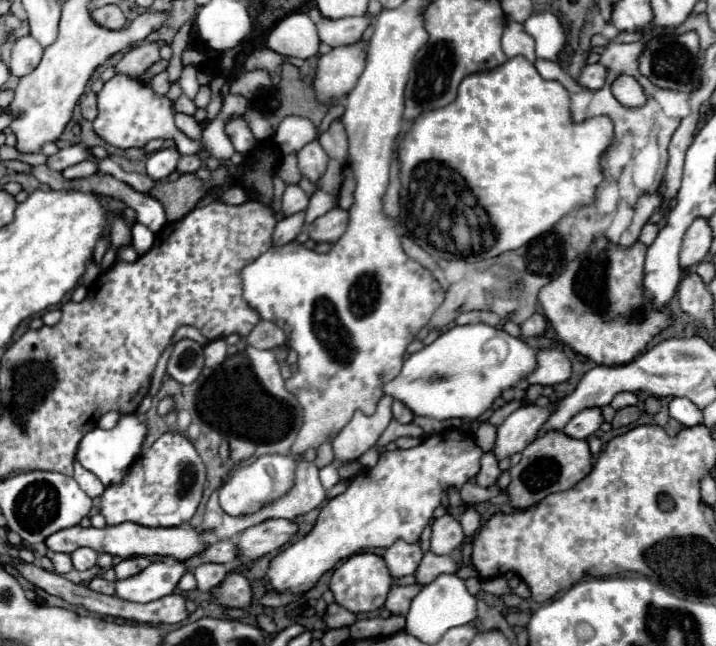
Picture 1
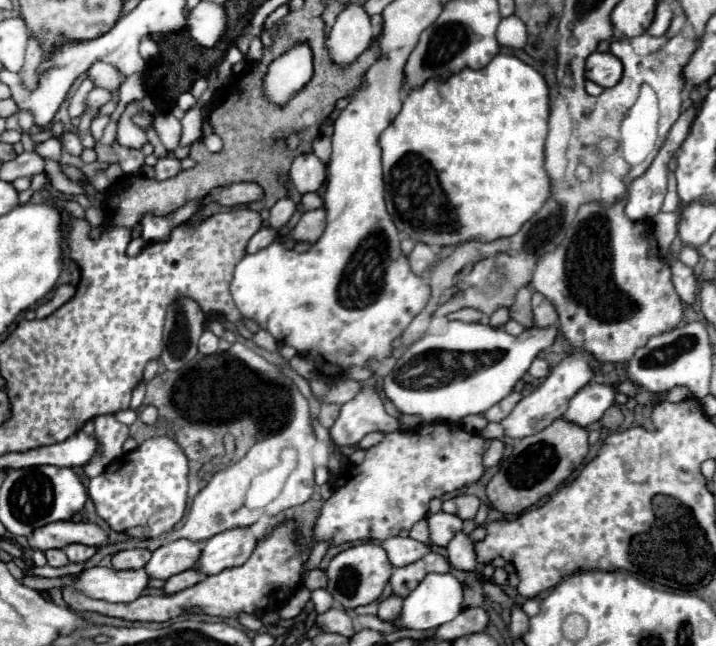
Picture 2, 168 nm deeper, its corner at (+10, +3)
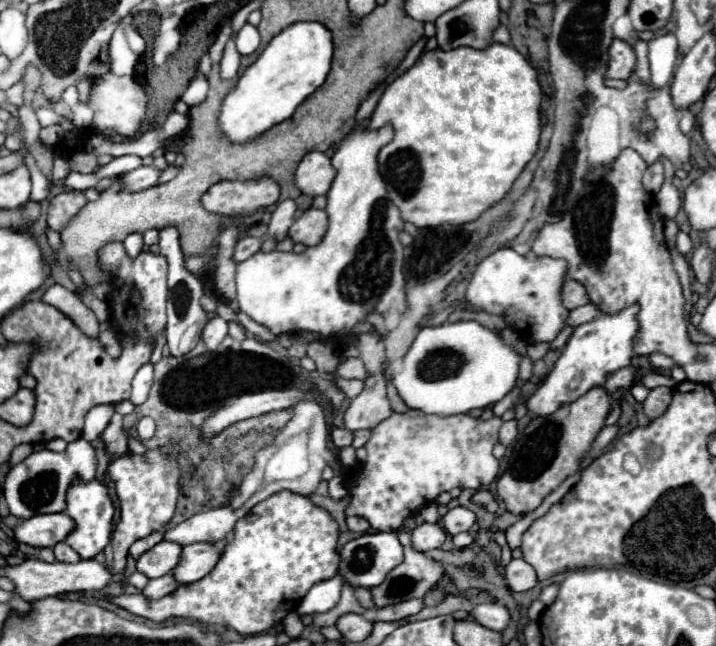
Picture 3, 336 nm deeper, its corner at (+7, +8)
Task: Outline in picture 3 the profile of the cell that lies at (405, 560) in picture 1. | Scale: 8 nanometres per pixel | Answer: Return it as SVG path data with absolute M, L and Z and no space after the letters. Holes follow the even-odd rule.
M422 523L412 531L412 547L416 551L438 549L446 539L446 531L440 523Z

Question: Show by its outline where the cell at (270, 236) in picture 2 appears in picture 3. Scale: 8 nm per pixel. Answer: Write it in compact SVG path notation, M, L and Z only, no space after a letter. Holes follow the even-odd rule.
M244 237L244 239L240 239L240 241L236 243L232 259L234 259L236 263L246 261L248 257L252 257L252 255L260 249L260 245L262 245L262 239L256 239L256 237Z

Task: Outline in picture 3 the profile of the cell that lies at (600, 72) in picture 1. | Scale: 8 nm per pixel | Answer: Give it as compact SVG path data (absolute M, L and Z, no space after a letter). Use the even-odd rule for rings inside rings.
M614 39L610 47L608 77L610 79L630 79L634 75L634 67L636 67L636 53L632 45L622 39Z

